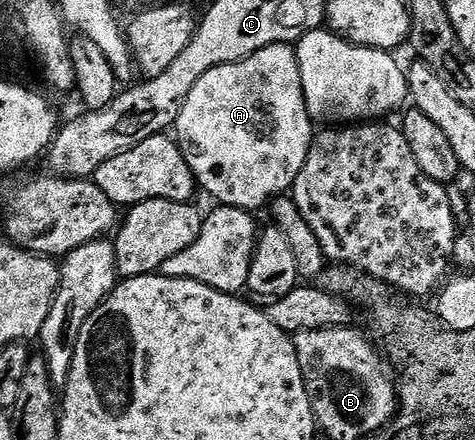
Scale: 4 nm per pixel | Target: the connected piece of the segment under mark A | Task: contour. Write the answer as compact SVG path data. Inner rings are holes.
M288 43L267 45L267 49L259 49L246 59L203 73L181 102L175 124L176 141L198 188L217 199L213 201L222 207L237 207L250 213L256 212L256 207L264 208L292 188L299 169L303 169L303 161L307 161L314 134L315 124L303 97L297 53Z

